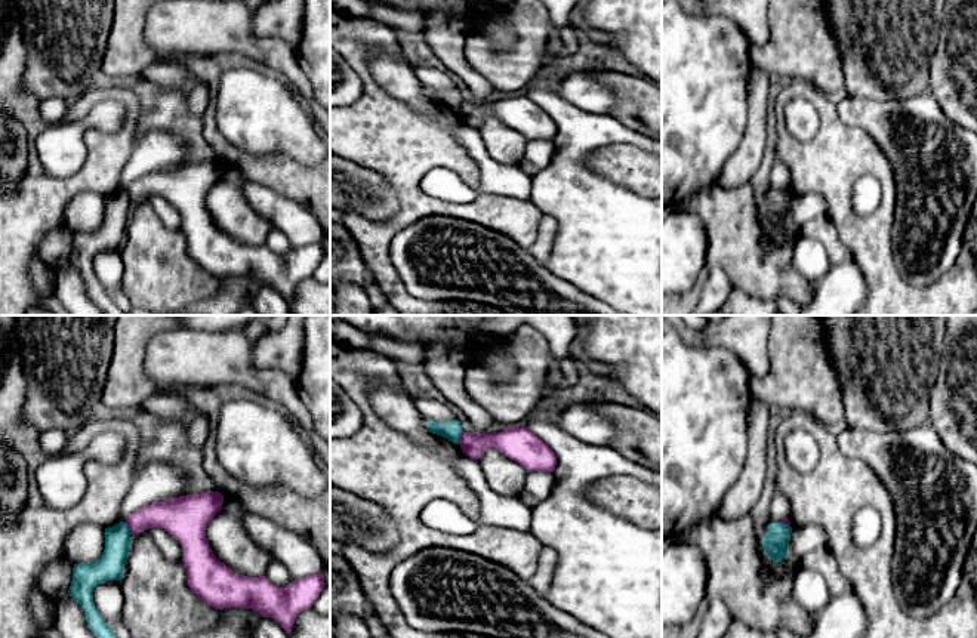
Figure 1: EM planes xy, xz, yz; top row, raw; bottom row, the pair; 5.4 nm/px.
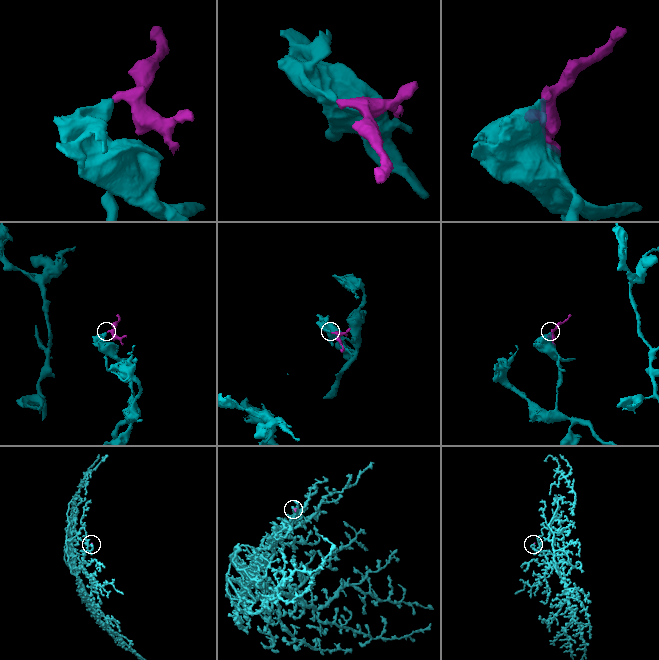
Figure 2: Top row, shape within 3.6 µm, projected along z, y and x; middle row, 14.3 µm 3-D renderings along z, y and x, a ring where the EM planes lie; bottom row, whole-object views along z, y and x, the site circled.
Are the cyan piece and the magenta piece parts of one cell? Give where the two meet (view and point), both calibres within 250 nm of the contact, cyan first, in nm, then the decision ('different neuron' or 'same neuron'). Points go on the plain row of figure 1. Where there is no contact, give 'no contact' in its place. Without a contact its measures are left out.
contact xz (459, 105); calibres 100 and 130 nm; different neuron

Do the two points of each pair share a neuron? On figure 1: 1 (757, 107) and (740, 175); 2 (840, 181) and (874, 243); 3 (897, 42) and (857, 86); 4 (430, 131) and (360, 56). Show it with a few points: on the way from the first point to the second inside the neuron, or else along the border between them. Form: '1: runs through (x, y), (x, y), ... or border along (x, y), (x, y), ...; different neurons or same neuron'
1: runs through (757, 123), (755, 138), (746, 159); same neuron
2: runs through (840, 196), (840, 209), (859, 228); same neuron
3: runs through (887, 52), (866, 76); same neuron
4: runs through (406, 126), (370, 91), (367, 80); same neuron

